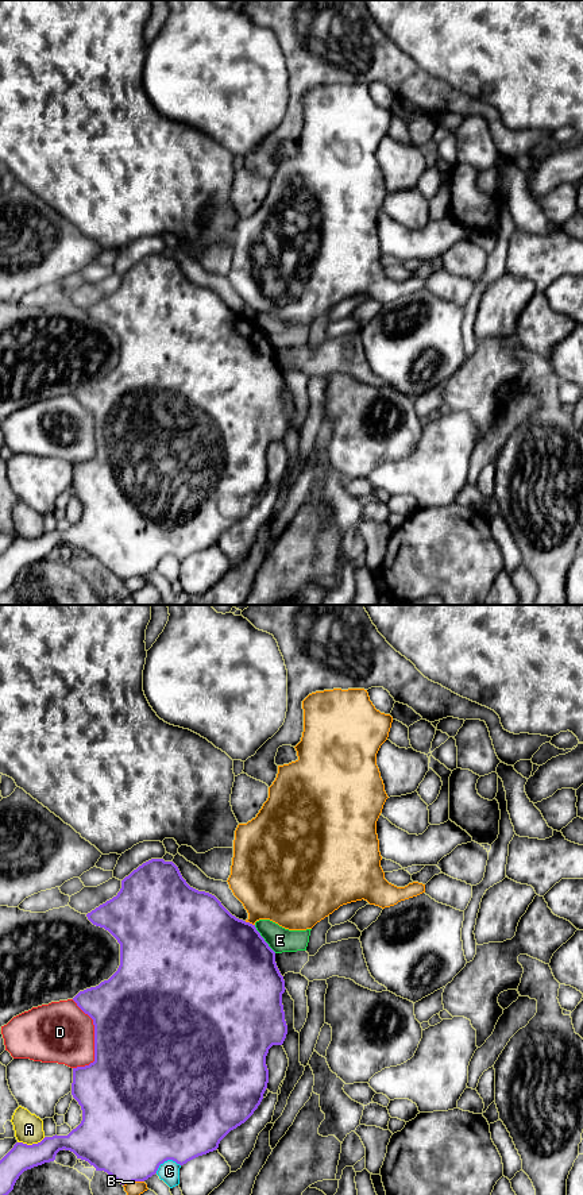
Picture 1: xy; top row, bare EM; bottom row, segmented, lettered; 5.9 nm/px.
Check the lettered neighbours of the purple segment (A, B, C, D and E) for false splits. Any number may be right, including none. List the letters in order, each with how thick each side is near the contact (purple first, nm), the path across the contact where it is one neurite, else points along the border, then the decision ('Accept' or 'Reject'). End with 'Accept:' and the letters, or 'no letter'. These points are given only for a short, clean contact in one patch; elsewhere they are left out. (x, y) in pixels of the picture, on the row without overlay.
A: Thickness 160 nm (purple) against 180 nm. Reject
B: Thickness 480 nm (purple) against 90 nm. Reject
C: Thickness 500 nm (purple) against 120 nm. Reject
D: Thickness 500 nm (purple) against 360 nm. Reject
E: Thickness 500 nm (purple) against 150 nm. Boundary: xy (254, 320), (275, 347). Reject
Accept: no letter

